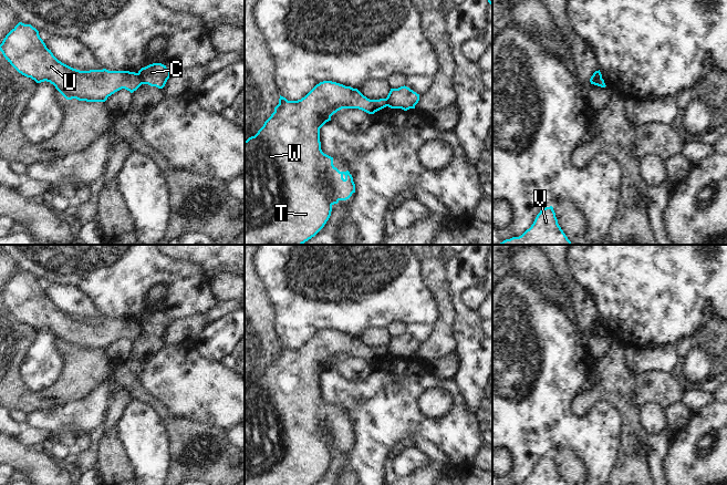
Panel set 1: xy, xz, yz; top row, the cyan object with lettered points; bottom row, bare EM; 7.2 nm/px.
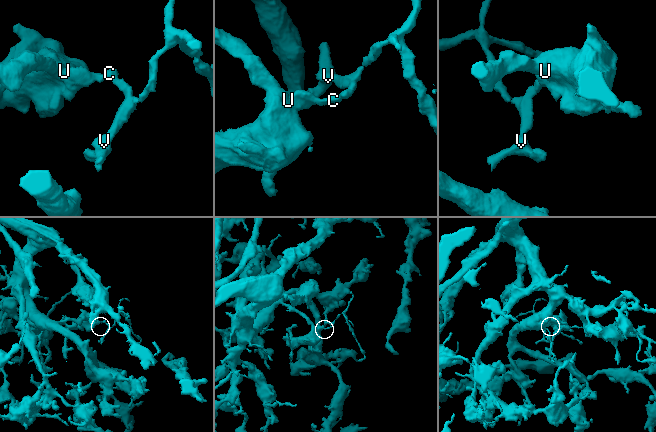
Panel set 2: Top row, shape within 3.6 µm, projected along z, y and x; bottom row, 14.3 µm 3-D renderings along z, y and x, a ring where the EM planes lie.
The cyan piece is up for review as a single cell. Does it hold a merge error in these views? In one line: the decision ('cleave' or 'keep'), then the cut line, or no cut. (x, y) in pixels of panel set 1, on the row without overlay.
cleave; cut in xy along (136, 321), (143, 331)

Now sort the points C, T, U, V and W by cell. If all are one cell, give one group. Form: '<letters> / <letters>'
C V / T U W

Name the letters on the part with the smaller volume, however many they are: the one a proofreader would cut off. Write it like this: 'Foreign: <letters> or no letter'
Foreign: C, V

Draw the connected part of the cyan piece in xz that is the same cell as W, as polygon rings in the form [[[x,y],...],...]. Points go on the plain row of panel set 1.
[[[323,329],[316,332],[304,345],[298,349],[288,349],[280,343],[279,352],[274,355],[274,360],[264,370],[263,374],[255,384],[245,389],[245,485],[314,485],[326,472],[331,464],[332,454],[340,448],[349,447],[355,441],[355,432],[349,419],[340,420],[333,413],[333,405],[324,402],[321,398],[320,376],[329,369],[331,364],[342,357],[359,357],[368,362],[388,354],[386,347],[370,348],[364,344],[357,337],[345,334],[343,332]]]

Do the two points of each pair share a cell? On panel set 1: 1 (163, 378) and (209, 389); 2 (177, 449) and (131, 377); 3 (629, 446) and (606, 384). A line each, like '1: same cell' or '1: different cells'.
1: same cell
2: same cell
3: same cell

